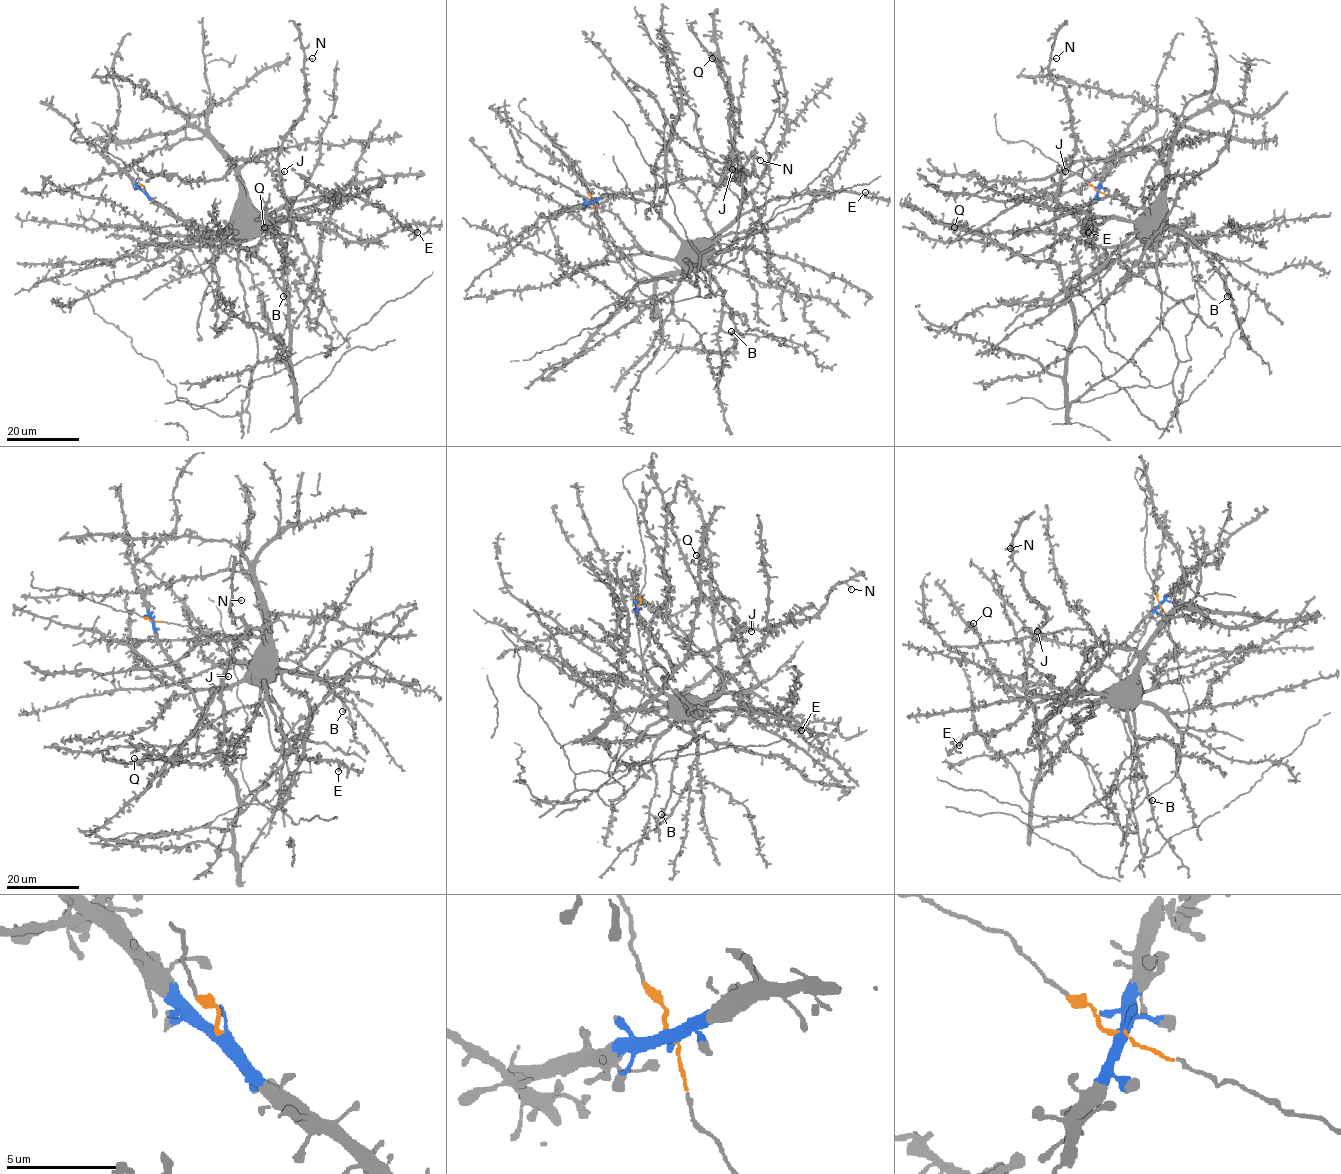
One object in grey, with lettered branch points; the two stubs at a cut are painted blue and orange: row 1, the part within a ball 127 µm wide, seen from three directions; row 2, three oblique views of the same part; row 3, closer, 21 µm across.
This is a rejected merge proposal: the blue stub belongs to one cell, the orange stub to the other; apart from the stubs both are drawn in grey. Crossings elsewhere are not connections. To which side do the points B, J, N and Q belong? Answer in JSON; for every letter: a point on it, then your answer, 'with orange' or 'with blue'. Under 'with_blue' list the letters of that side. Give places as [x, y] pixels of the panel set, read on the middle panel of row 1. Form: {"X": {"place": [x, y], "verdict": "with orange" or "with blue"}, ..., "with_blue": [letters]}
{"B": {"place": [731, 331], "verdict": "with orange"}, "J": {"place": [732, 169], "verdict": "with blue"}, "N": {"place": [760, 160], "verdict": "with blue"}, "Q": {"place": [712, 58], "verdict": "with blue"}, "with_blue": ["J", "N", "Q"]}

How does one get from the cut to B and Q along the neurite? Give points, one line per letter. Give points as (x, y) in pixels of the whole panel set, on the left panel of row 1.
B: (144, 190), (187, 227), (218, 305), (277, 341), (259, 361), (238, 268), (255, 228), (281, 254), (283, 296)
Q: (144, 190), (173, 214), (204, 225), (228, 241), (253, 252), (282, 288), (286, 261), (283, 243), (263, 227)

